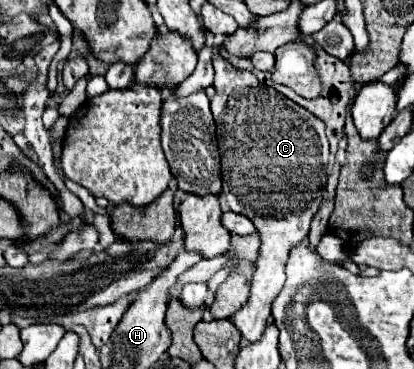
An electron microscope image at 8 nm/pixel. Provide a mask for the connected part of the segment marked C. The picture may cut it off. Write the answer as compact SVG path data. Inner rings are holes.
M213 52L215 96L211 112L221 152L223 196L229 208L247 216L259 234L261 246L251 278L249 300L229 320L245 342L261 338L271 316L271 302L285 284L285 262L291 246L309 234L309 224L325 198L329 144L325 124L277 90L259 84L251 72L229 64Z

